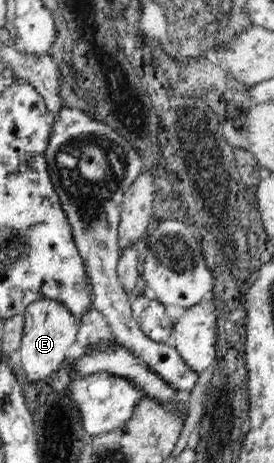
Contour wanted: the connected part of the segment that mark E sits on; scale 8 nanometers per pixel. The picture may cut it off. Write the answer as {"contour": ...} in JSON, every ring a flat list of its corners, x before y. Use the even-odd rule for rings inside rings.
{"contour":[[36,301,25,310,25,326,19,347,21,370,29,382,39,382,67,368,67,352,77,342,78,321,57,301]]}

